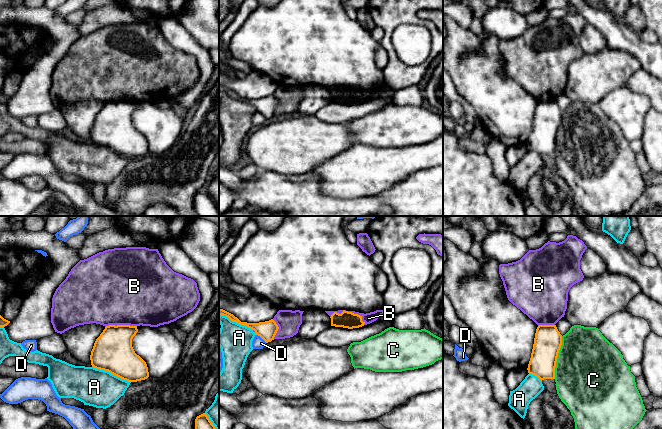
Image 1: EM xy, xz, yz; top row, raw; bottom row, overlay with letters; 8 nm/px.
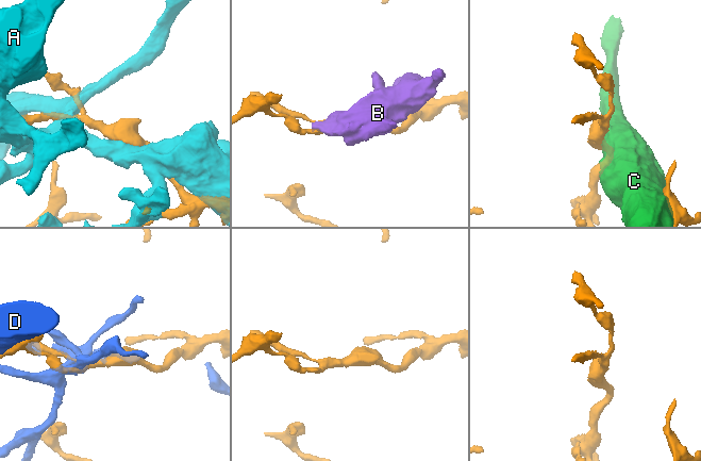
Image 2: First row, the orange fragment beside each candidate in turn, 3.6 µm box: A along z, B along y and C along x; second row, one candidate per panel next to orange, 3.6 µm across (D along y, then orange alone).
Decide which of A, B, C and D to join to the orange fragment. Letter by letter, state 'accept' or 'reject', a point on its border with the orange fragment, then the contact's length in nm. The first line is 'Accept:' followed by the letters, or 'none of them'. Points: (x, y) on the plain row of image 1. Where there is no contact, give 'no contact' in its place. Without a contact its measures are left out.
Accept: none of them
A: reject | xy (111, 149) | 340 nm
B: reject | xy (120, 101) | 260 nm
C: reject | yz (557, 132) | 360 nm
D: reject | xz (261, 113) | 110 nm

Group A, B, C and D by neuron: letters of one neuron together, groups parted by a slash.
A B / C / D

